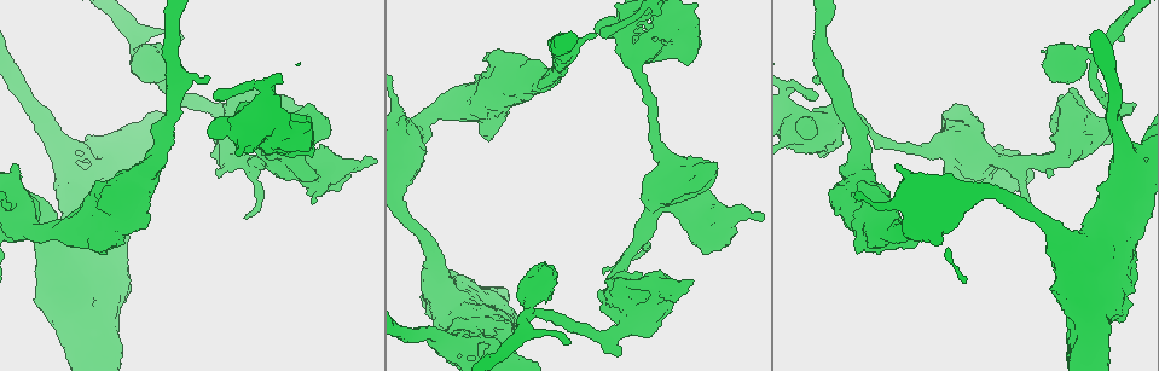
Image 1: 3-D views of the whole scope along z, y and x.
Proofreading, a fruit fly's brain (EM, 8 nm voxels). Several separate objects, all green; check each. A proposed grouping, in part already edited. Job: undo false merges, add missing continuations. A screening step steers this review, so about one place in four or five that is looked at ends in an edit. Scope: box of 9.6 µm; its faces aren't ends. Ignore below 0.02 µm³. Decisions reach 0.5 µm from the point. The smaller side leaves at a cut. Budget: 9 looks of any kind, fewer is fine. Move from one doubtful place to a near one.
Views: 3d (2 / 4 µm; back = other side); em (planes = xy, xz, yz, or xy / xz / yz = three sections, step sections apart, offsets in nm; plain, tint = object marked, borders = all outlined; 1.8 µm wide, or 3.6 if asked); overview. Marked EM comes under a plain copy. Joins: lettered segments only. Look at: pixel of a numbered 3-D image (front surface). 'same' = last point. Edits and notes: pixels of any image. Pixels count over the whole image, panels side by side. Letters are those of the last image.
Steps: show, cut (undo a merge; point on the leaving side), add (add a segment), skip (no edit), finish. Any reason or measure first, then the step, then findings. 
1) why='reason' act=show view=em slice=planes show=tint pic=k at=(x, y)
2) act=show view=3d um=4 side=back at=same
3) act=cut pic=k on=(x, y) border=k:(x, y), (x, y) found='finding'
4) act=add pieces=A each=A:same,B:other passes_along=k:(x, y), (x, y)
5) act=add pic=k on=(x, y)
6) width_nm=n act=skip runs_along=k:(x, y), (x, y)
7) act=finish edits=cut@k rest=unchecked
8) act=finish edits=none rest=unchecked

act=show view=3d um=4 pic=1 at=(665, 163)

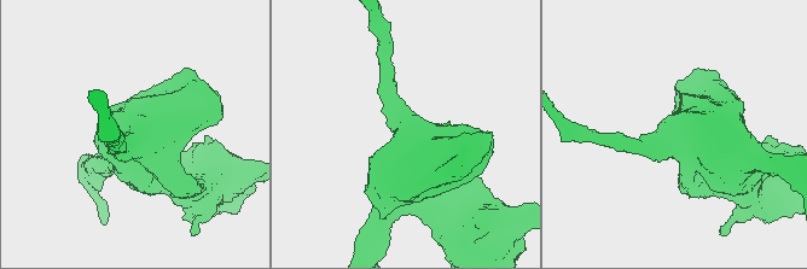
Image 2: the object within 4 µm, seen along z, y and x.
why='now the EM' act=show view=em slice=xz step=16 show=tint pic=2 at=(675, 137)

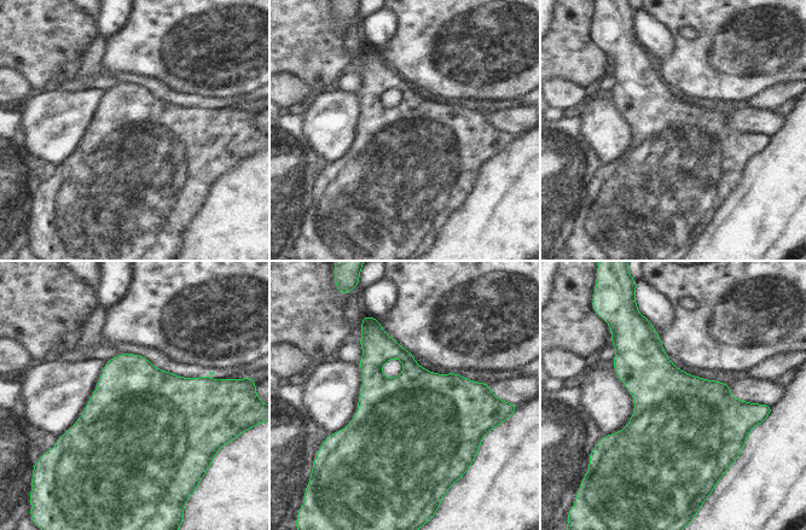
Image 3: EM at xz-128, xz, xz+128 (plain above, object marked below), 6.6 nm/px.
act=show view=em slice=planes show=borders at=same

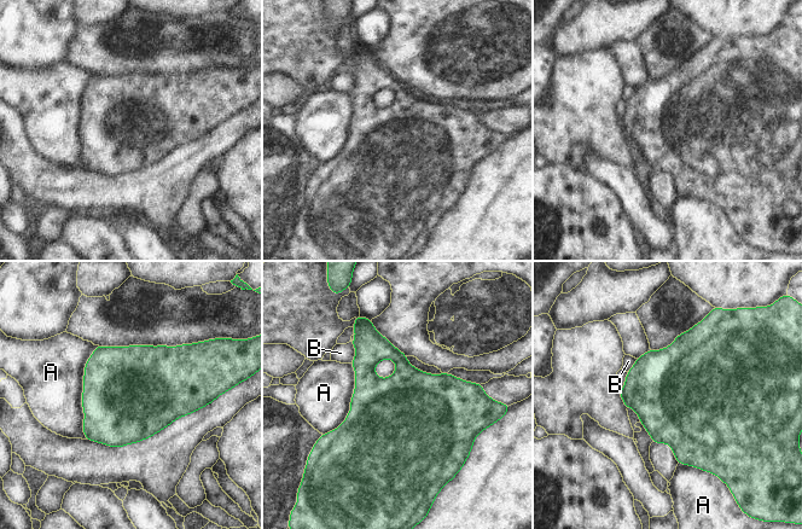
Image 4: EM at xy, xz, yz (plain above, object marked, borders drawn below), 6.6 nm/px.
act=skip each=A:other,B:other border=4:(98, 346), (85, 364), (86, 439) found='continuous, no second cell'

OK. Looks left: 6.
why='thin end' act=show view=3d um=4 pic=1 at=(243, 218)

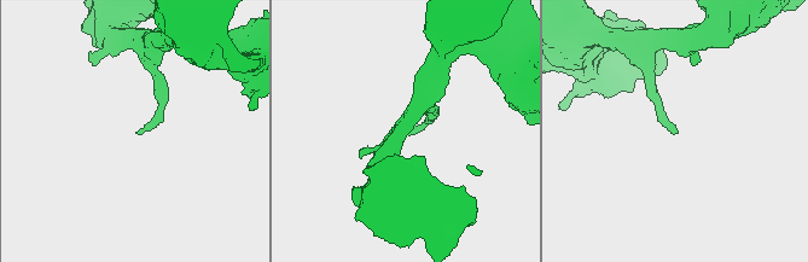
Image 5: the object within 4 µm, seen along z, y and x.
why='now the EM' act=show view=em slice=xy step=16 show=borders pic=5 at=(410, 133)

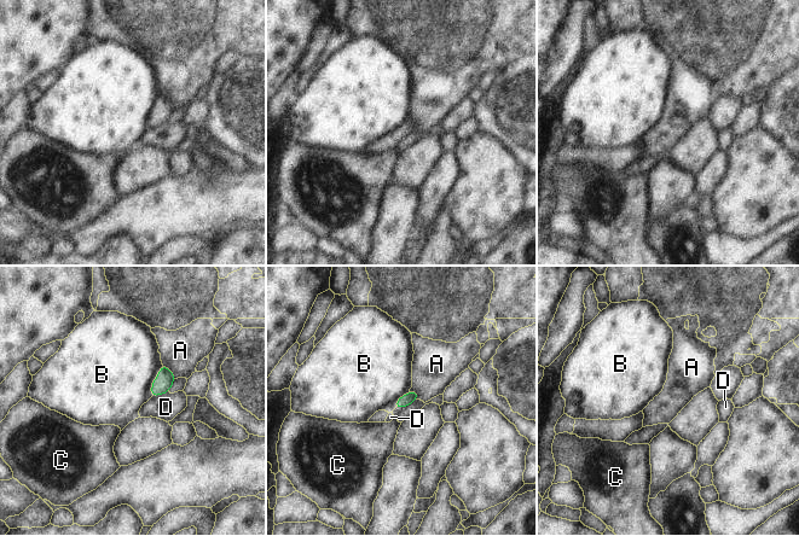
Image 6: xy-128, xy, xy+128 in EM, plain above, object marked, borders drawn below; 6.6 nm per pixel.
width_nm=80 act=skip each=A:other,B:other,C:other,D:other border=6:(162, 365), (151, 384), (150, 396) found='no lettered segment goes on from it'

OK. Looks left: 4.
why='an open end' act=show view=3d um=4 pic=1 at=(309, 152)

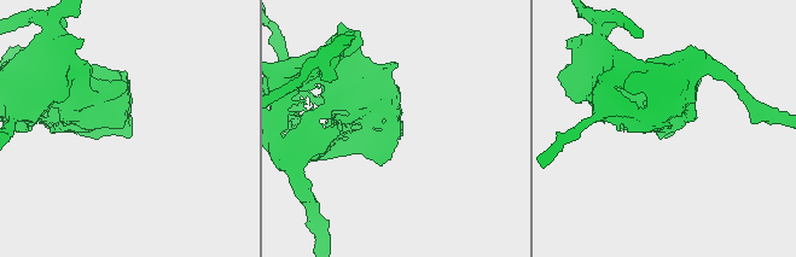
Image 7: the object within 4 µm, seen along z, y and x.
act=show view=em slice=planes show=borders pic=7 at=(400, 139)

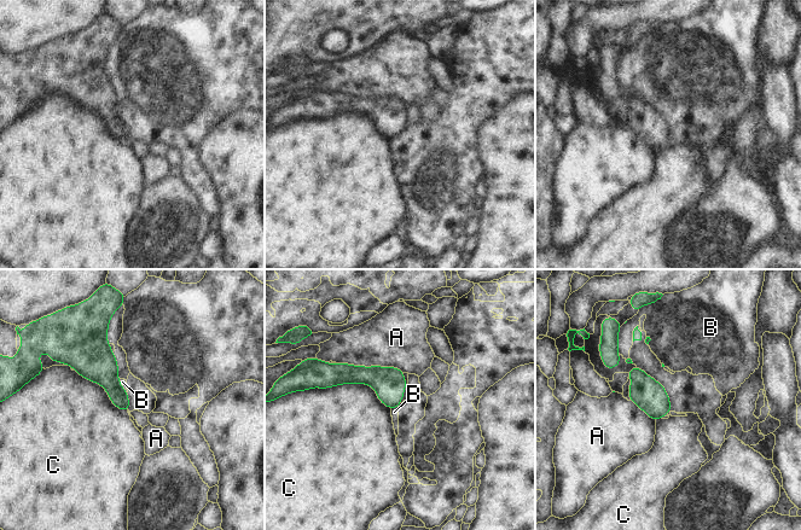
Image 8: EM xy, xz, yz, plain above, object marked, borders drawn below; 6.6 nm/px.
act=skip each=A:other,B:other,C:other found='none of them fits'

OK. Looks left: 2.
why='thick end' act=show view=em slice=planes show=borders pic=1 at=(246, 93)

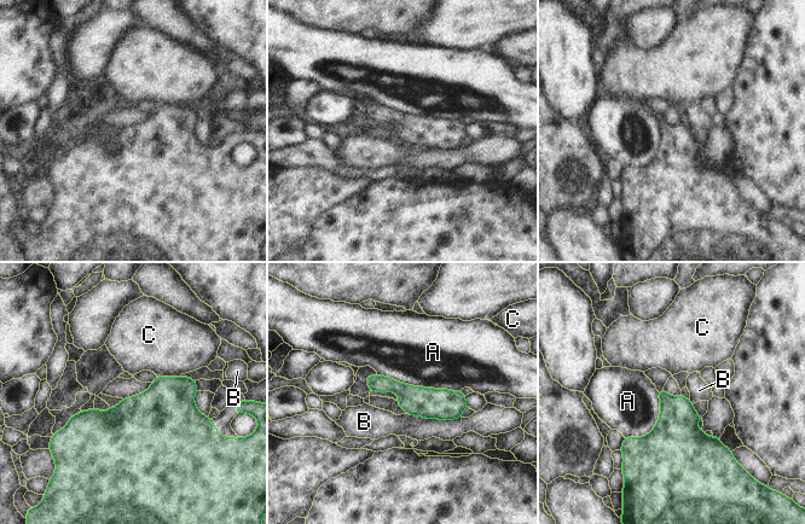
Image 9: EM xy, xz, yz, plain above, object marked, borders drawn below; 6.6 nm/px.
act=skip each=A:other,B:other,C:other runs_along=9:(369, 379), (463, 406) found='no lettered segment goes on from it'

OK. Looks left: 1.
act=finish edits=none rest=unchecked

